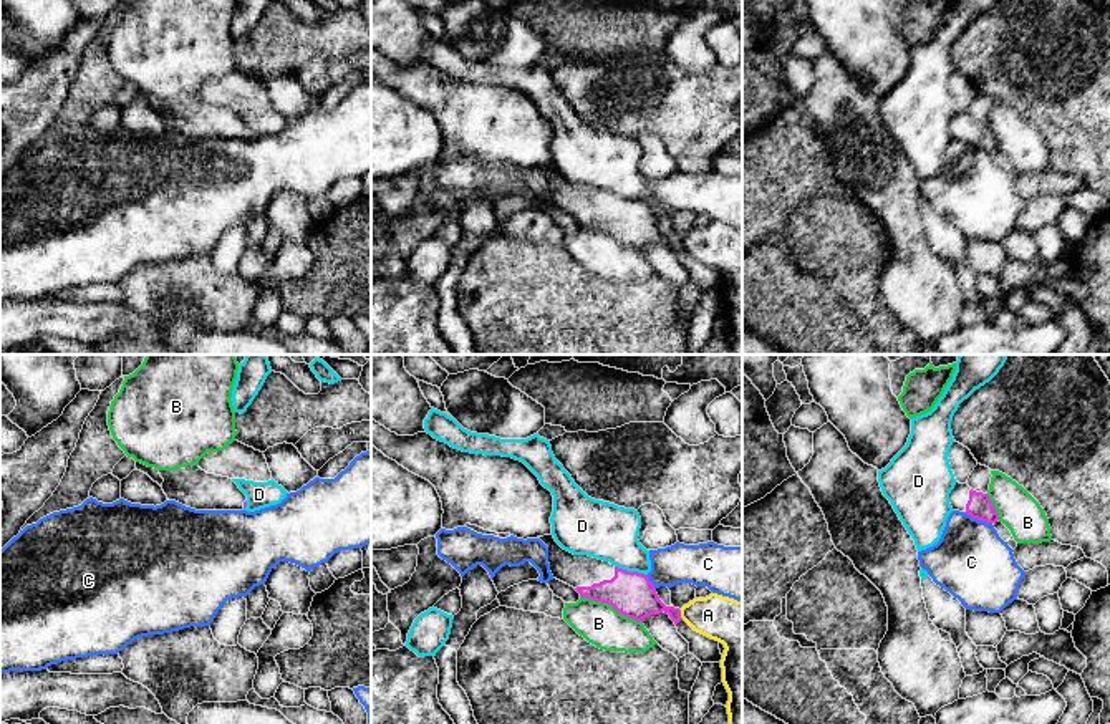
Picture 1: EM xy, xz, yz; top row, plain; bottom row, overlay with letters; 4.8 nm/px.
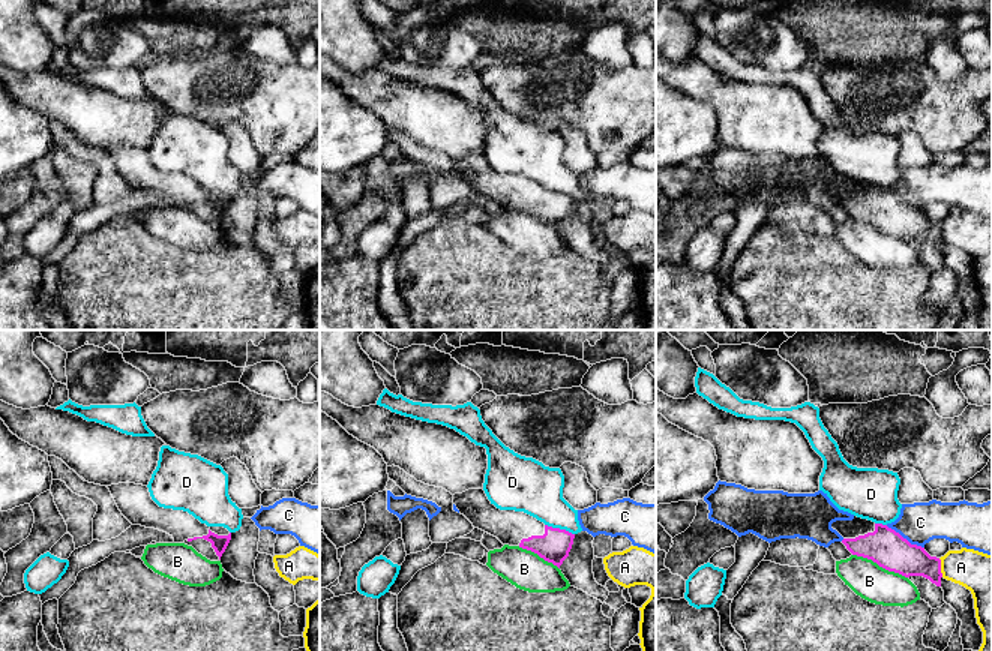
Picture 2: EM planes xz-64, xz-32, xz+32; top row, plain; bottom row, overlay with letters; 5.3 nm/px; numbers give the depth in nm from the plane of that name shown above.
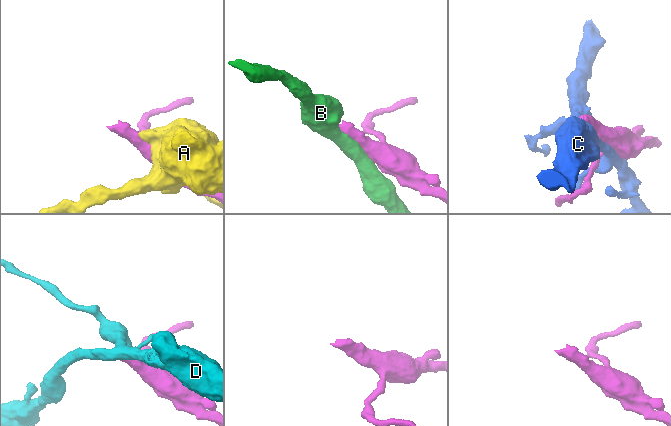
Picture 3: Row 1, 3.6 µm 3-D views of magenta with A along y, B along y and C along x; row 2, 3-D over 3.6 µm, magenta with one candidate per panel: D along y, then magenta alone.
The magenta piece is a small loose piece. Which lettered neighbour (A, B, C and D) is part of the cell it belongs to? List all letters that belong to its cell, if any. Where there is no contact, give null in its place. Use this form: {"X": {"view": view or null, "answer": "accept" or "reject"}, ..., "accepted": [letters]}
{"A": {"view": "xz", "answer": "reject"}, "B": {"view": "xz", "answer": "reject"}, "C": {"view": "yz", "answer": "reject"}, "D": {"view": "xz", "answer": "reject"}, "accepted": []}

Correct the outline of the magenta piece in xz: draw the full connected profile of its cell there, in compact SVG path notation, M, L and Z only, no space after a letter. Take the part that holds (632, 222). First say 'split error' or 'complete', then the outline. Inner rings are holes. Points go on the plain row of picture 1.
split error; M553 164L537 166L548 176L548 192L553 207L573 215L580 225L608 232L618 242L644 250L646 245L668 242L678 253L681 239L666 235L648 204L628 200L588 184L563 179Z

